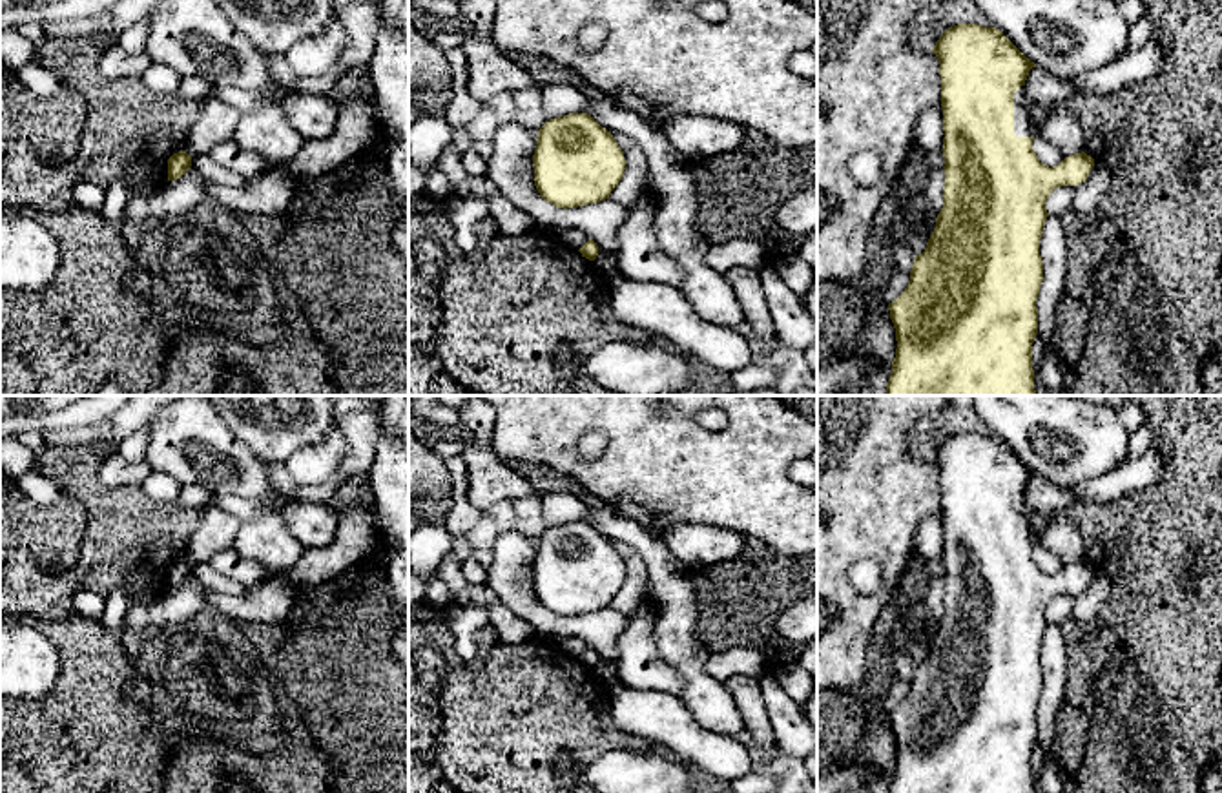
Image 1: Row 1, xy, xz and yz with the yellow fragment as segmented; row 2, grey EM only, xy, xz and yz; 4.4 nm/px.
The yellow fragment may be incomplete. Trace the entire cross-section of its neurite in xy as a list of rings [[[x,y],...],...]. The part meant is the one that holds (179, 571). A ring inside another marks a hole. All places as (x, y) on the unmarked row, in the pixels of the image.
[[[186,560],[173,561],[168,567],[168,589],[181,587],[192,574],[192,565]]]

